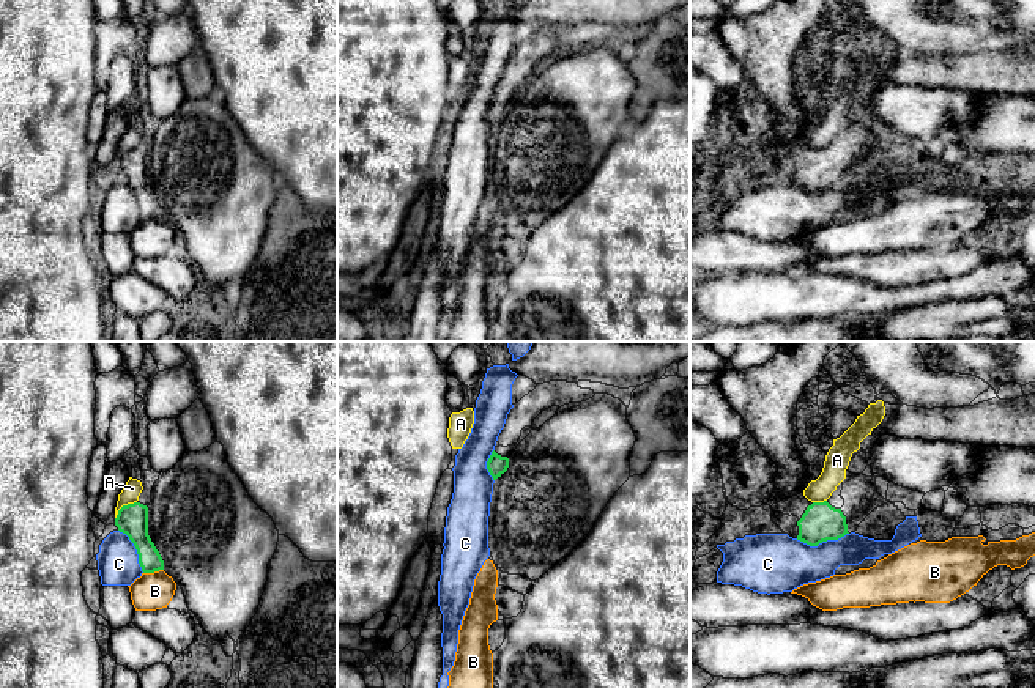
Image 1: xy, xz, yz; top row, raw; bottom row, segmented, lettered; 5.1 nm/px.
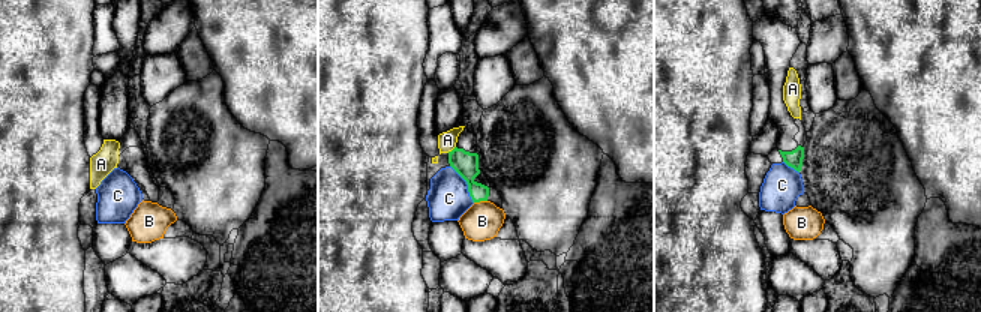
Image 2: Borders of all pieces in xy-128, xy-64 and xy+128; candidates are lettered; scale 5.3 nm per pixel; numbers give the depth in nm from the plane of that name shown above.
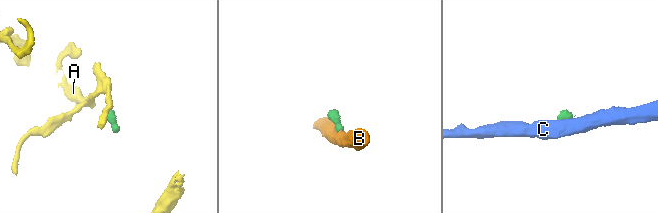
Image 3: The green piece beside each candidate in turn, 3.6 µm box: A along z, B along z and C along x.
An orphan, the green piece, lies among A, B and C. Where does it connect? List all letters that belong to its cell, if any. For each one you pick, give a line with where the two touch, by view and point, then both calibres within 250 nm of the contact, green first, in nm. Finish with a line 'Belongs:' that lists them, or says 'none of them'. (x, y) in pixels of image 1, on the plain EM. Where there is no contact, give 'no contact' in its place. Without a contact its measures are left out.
Belongs: none of them

